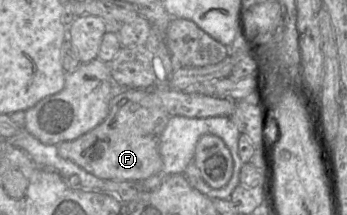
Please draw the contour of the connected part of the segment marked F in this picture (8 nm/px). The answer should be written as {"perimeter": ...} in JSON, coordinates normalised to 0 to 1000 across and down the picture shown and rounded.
{"perimeter":[[[340,414],[326,437],[305,549],[271,600],[207,656],[164,674],[167,721],[297,837],[403,842],[467,786],[461,628],[487,535],[444,474],[435,414]]]}

